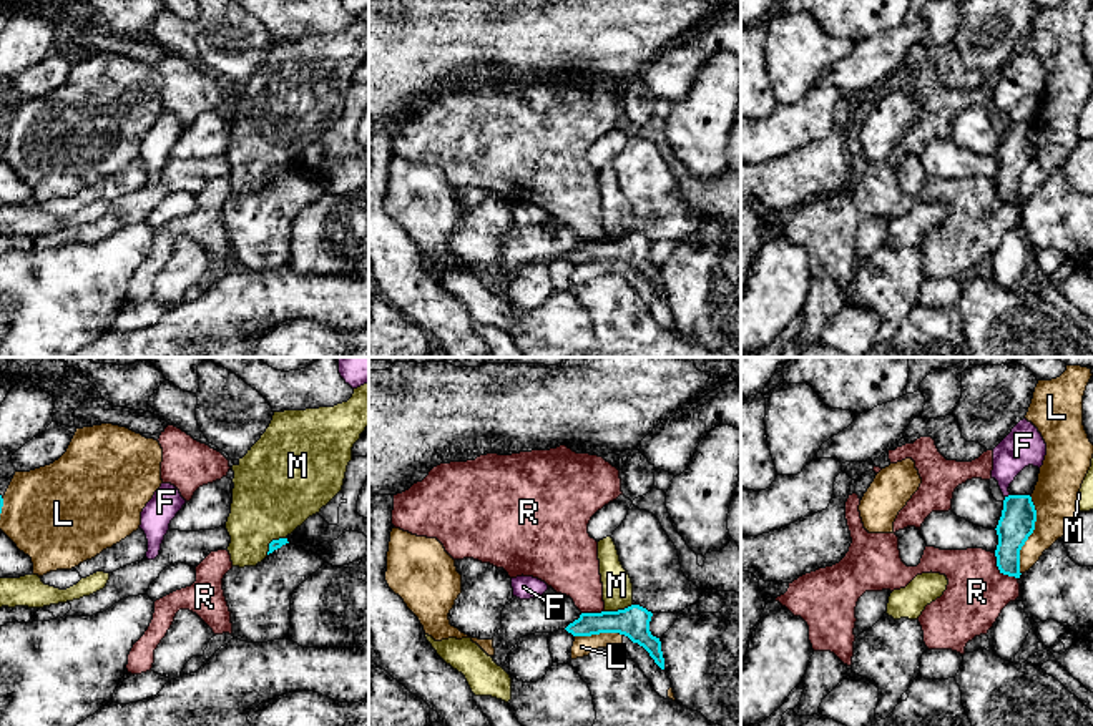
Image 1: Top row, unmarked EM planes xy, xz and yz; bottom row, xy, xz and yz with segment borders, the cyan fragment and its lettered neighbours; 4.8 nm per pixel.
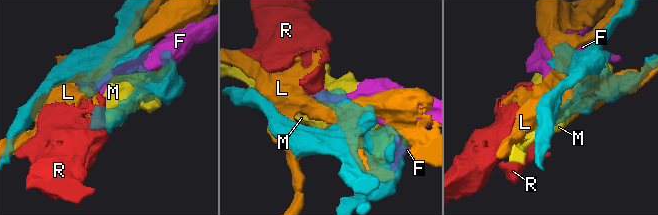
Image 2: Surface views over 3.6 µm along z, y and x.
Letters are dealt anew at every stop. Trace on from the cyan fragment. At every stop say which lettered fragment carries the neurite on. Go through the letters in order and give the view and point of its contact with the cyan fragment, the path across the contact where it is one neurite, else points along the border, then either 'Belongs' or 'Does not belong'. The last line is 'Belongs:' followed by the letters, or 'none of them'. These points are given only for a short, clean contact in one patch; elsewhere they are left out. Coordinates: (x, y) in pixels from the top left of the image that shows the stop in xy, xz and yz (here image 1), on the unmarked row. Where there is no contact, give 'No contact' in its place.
F: Touches cyan at yz (1009, 123). Does not belong
L: Touches cyan at yz (1030, 161). Does not belong
M: Touches cyan at xy (273, 168). Does not belong
R: Touches cyan at yz (1000, 198). Boundary: yz (994, 181), (995, 193), (1004, 201), (1017, 206). Does not belong
Belongs: none of them

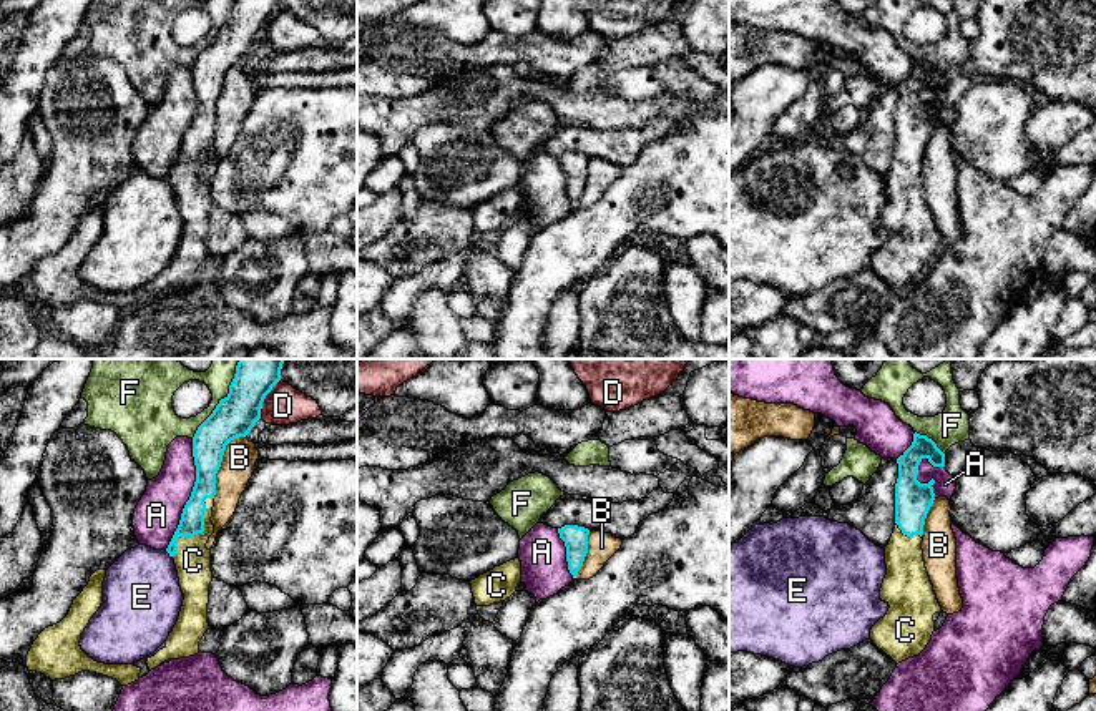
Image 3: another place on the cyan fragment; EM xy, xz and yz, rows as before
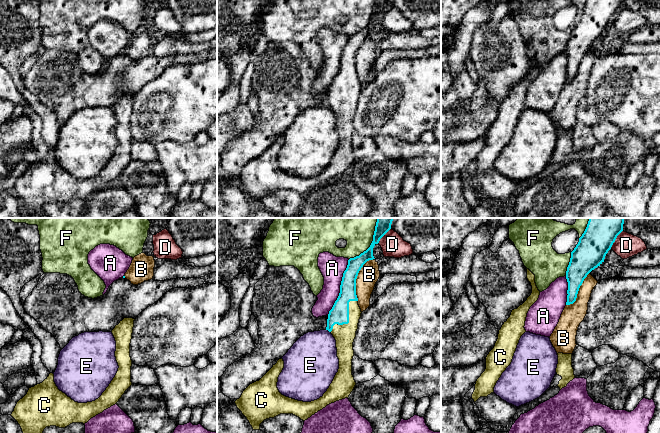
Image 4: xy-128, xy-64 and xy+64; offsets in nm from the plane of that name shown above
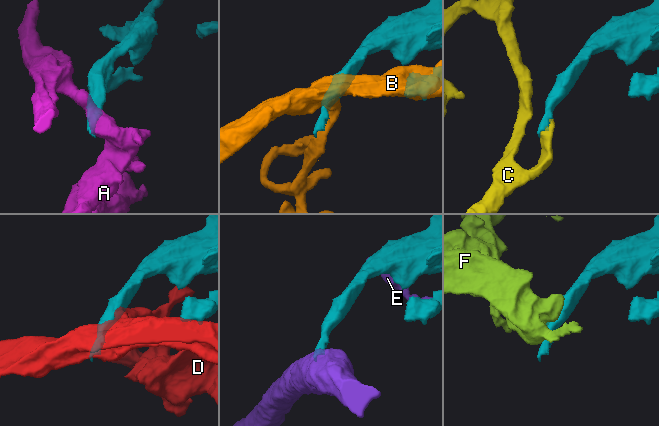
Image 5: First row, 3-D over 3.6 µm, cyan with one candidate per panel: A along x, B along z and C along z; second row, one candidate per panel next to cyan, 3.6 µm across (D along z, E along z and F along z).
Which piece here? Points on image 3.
A: Touches cyan at xy (191, 122). Does not belong
B: Touches cyan at xy (221, 88). Does not belong
C: Touches cyan at xy (200, 160). Path across: xy (191, 150), (200, 160), (193, 166), (193, 188). Belongs
D: Touches cyan at xy (264, 25). Does not belong
E: Touches cyan at xy (168, 180). Does not belong
F: Touches cyan at xy (216, 34). Does not belong
Belongs: C

